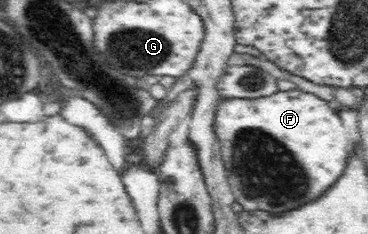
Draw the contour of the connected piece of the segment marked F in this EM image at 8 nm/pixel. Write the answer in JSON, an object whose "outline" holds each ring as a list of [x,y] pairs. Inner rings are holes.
{"outline":[[[300,90],[254,99],[222,99],[214,130],[237,202],[246,211],[286,212],[319,197],[334,184],[348,158],[344,122],[328,101]]]}

